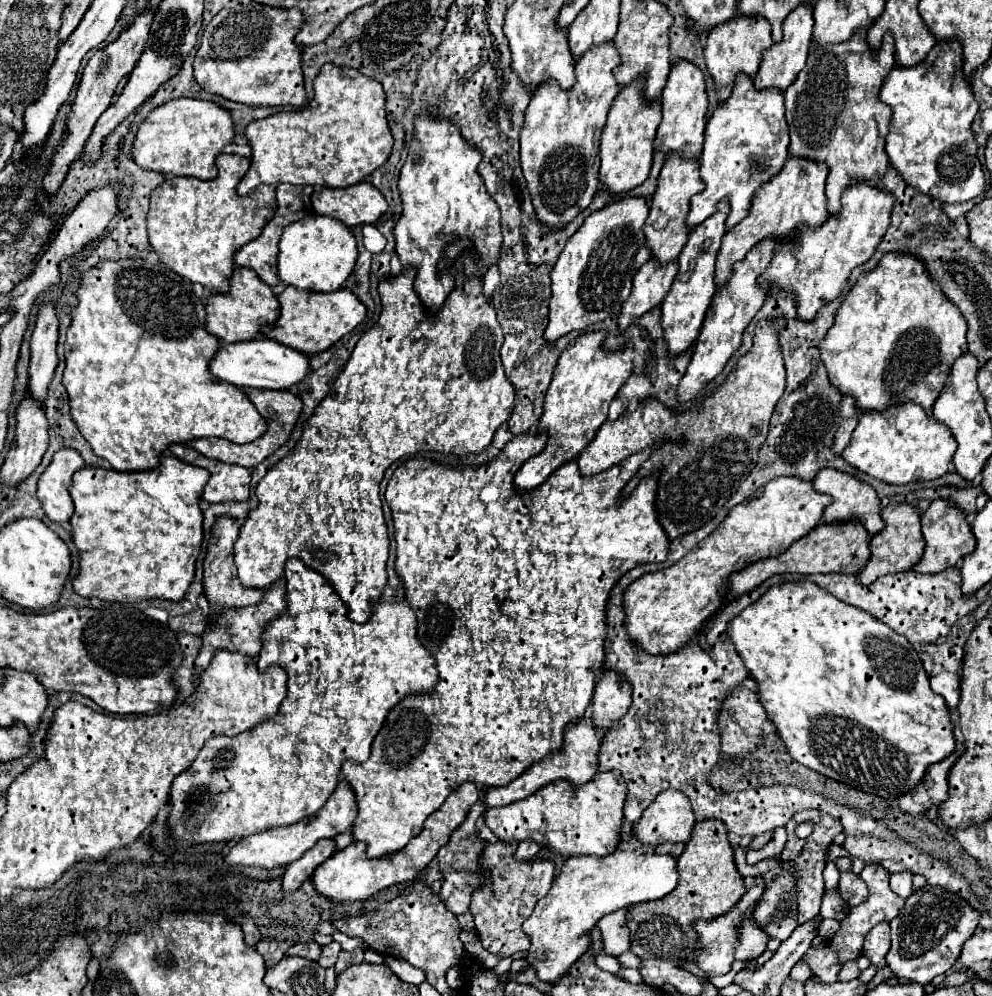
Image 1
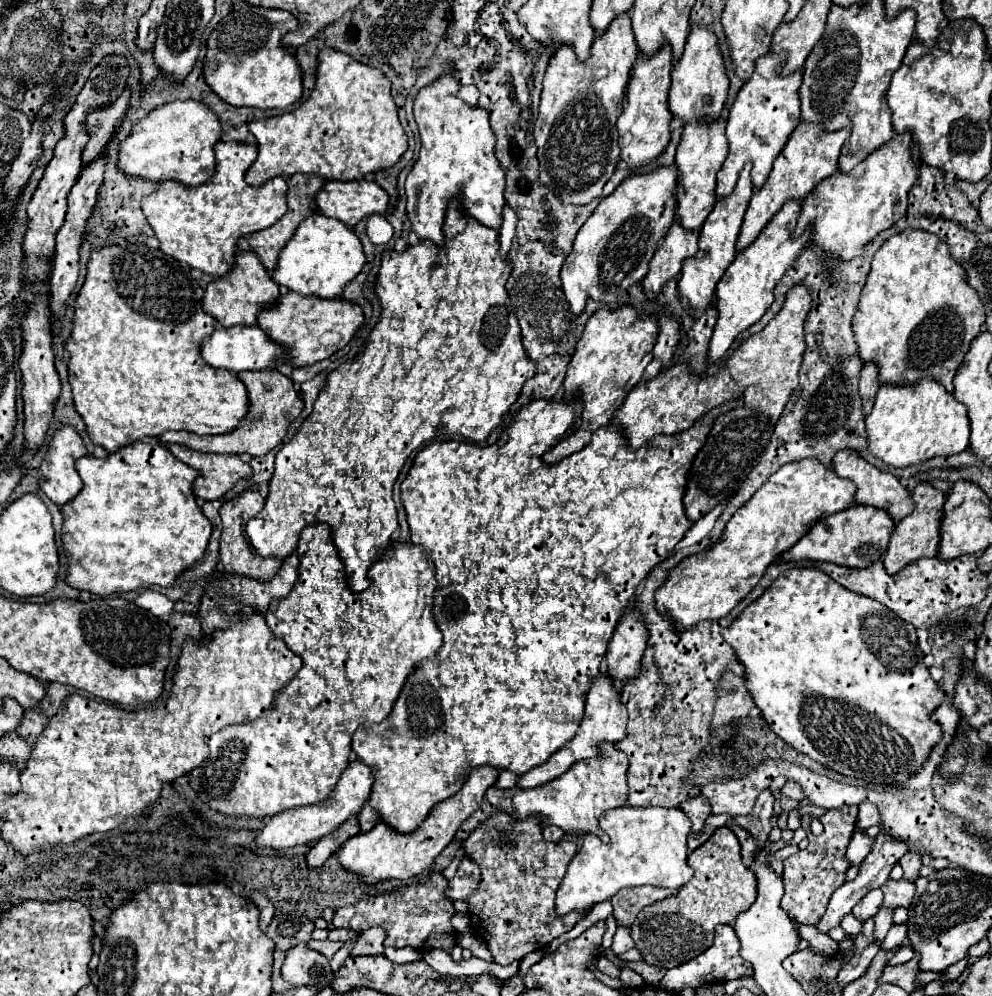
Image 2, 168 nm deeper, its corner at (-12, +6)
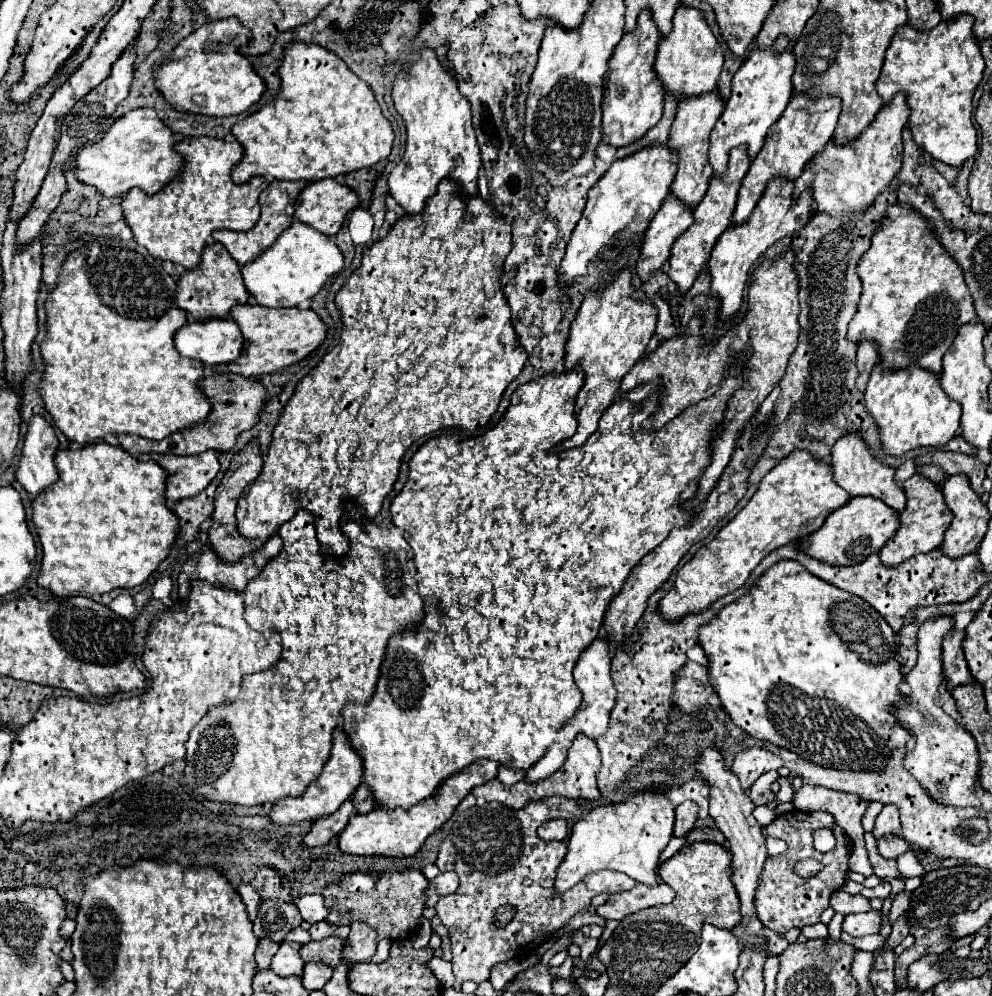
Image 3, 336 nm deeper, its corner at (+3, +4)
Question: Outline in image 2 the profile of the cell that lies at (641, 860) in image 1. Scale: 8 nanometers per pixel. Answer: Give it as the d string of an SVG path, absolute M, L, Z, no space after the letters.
M622 806L608 810L600 818L600 828L610 836L610 844L604 844L594 834L588 834L582 848L572 858L566 876L556 890L556 914L586 912L594 904L610 900L620 888L632 886L660 886L660 888L682 888L692 878L688 866L686 838L690 832L688 816L678 808L632 808Z

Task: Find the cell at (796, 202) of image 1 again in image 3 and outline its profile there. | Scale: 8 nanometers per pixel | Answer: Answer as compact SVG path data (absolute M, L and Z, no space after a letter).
M793 94L793 98L791 98L789 106L785 108L783 116L777 120L777 124L773 124L773 128L769 128L767 140L765 140L761 152L755 156L747 176L741 182L737 208L735 208L735 214L733 214L735 224L741 224L749 218L749 214L757 206L759 196L765 190L765 184L771 178L785 176L789 180L795 180L803 172L805 164L817 152L821 152L825 148L825 144L833 138L839 112L841 112L841 100L837 100L837 98L831 98L831 96L811 98L811 96L805 96L805 94Z

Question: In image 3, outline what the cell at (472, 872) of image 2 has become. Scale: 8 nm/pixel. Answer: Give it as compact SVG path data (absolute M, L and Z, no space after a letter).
M443 872L439 876L435 876L431 882L429 882L429 888L427 888L427 896L431 894L439 894L439 896L445 896L445 894L453 894L459 886L459 880L457 880L457 874L455 872Z

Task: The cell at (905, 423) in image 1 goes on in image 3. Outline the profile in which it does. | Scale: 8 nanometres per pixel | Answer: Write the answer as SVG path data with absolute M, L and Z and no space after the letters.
M881 362L875 364L865 390L865 406L881 428L881 444L887 454L899 456L919 446L943 446L957 434L961 406L943 392L937 378L923 368L881 372Z

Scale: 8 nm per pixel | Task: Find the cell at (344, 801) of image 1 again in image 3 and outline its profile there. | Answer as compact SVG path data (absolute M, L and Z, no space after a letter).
M337 726L333 732L333 748L331 748L331 756L325 762L321 774L317 776L317 780L313 780L307 790L299 796L299 798L285 798L279 800L273 810L271 810L271 820L277 824L295 824L295 822L303 822L303 820L317 820L323 818L327 814L333 814L361 784L363 780L363 764L361 764L361 756L357 756L357 752L353 750L353 746L349 744L349 738L343 734L343 728Z

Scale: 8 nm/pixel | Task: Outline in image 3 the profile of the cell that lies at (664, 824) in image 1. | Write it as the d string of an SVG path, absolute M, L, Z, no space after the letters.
M683 802L677 806L675 812L677 812L677 820L675 820L673 836L677 836L677 838L687 836L687 832L695 826L695 820L697 820L697 804Z

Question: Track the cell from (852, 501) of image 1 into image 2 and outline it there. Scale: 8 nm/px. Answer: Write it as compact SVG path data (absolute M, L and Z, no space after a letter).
M842 450L840 454L836 454L832 468L840 478L848 478L848 480L852 480L856 484L856 502L858 504L868 504L868 506L874 506L874 508L882 508L882 510L886 510L890 514L890 518L894 522L900 522L904 516L908 516L914 510L910 492L892 474L882 472L876 466L868 464L864 458L856 456L856 452Z

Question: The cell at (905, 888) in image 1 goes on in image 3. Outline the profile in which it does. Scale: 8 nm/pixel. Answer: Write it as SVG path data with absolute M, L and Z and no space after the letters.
M889 834L889 836L881 836L877 838L877 850L883 858L897 858L899 854L903 854L905 850L909 850L909 844L897 836L897 834Z

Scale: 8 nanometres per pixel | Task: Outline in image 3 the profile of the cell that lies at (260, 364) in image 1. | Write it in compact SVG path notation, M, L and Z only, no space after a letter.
M231 318L205 324L187 322L175 332L175 348L181 356L201 360L205 366L227 364L241 354L243 336Z

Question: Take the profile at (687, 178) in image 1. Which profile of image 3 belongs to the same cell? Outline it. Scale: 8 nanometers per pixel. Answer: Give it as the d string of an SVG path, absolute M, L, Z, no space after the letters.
M717 90L709 92L709 96L693 96L693 100L681 100L675 122L671 126L669 146L679 152L679 166L677 166L679 170L671 184L671 192L691 208L695 208L701 202L701 198L705 196L705 192L709 188L709 180L713 176L713 168L707 160L709 134L711 134L717 118L721 116L723 108L725 108L725 100L721 98L721 94Z

